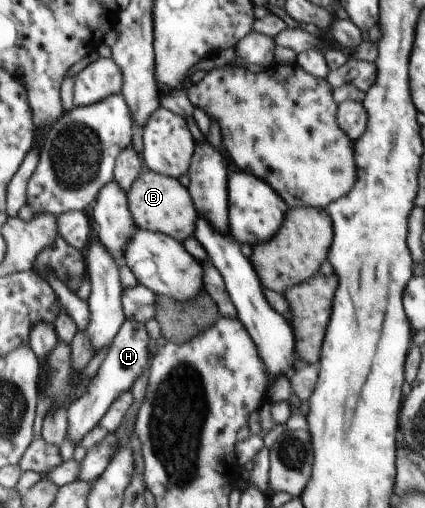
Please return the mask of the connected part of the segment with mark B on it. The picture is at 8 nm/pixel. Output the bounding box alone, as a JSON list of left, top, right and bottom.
[126,167,198,243]

